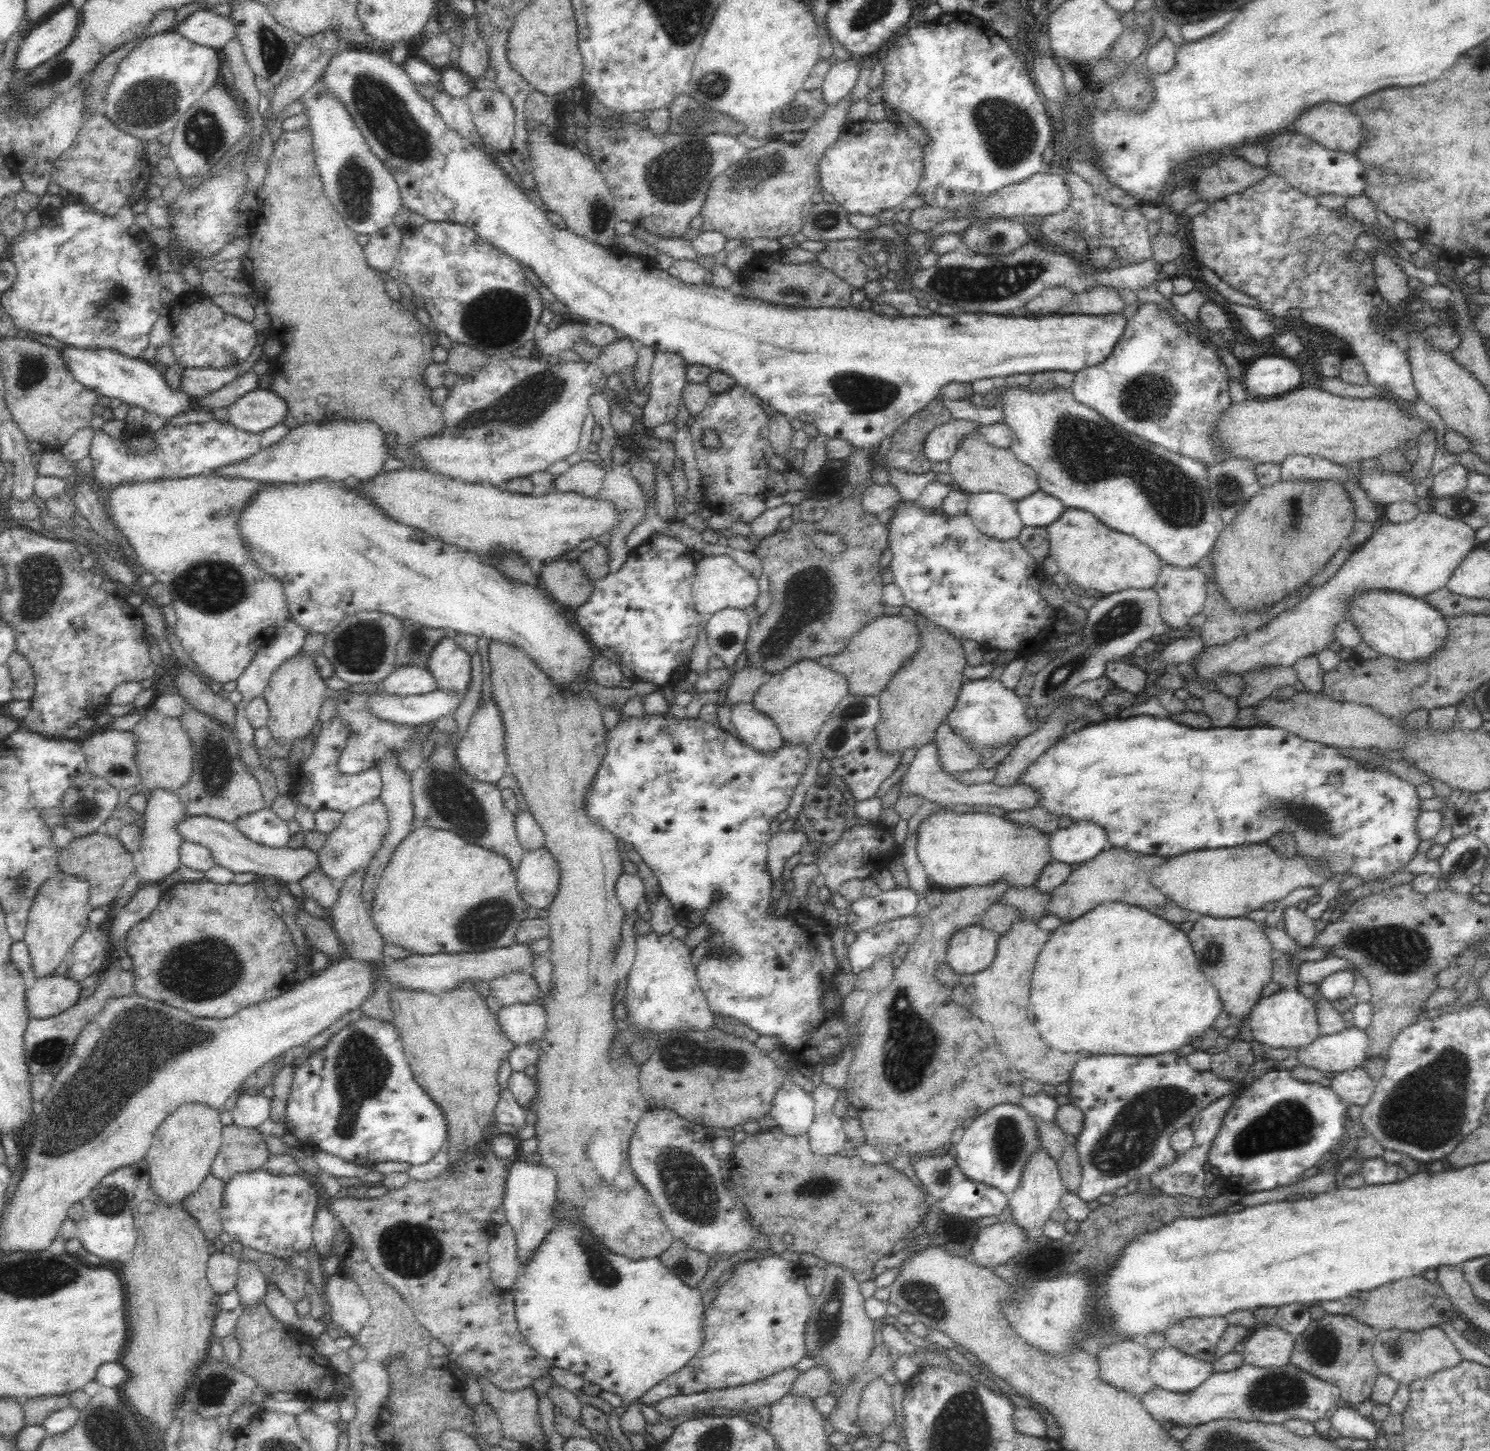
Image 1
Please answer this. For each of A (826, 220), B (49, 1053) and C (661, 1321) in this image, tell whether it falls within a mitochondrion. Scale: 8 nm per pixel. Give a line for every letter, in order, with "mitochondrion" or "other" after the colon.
A: mitochondrion
B: mitochondrion
C: other

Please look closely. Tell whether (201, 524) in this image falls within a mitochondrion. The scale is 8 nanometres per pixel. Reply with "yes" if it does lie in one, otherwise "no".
no

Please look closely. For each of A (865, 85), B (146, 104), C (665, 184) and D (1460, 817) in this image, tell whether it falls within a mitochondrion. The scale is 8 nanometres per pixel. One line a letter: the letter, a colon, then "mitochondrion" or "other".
A: other
B: mitochondrion
C: mitochondrion
D: other

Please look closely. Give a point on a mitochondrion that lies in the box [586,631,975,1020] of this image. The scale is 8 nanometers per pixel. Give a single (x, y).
(855, 713)

